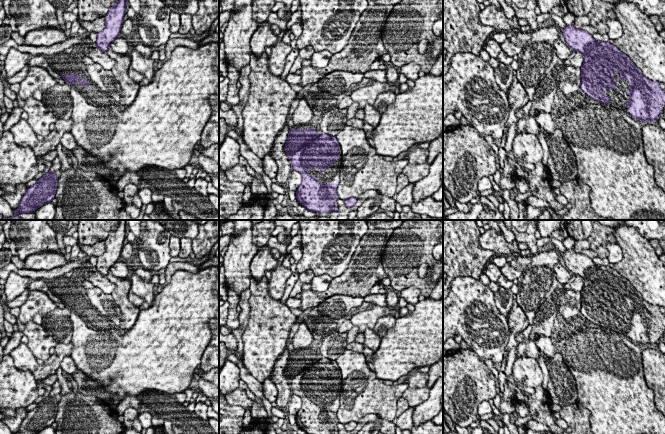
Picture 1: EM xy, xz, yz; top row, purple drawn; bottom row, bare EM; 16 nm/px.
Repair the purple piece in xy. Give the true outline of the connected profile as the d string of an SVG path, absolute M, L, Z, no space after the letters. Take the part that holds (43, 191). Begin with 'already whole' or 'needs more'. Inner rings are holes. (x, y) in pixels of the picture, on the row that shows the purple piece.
already whole | M50 171L46 173L33 186L28 188L18 208L14 210L15 215L10 218L3 218L2 220L23 220L18 216L19 213L31 213L44 204L51 202L55 198L57 182L58 177L55 173Z

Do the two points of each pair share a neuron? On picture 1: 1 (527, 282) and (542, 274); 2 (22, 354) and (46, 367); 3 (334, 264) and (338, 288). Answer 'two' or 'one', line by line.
1: one
2: one
3: two

